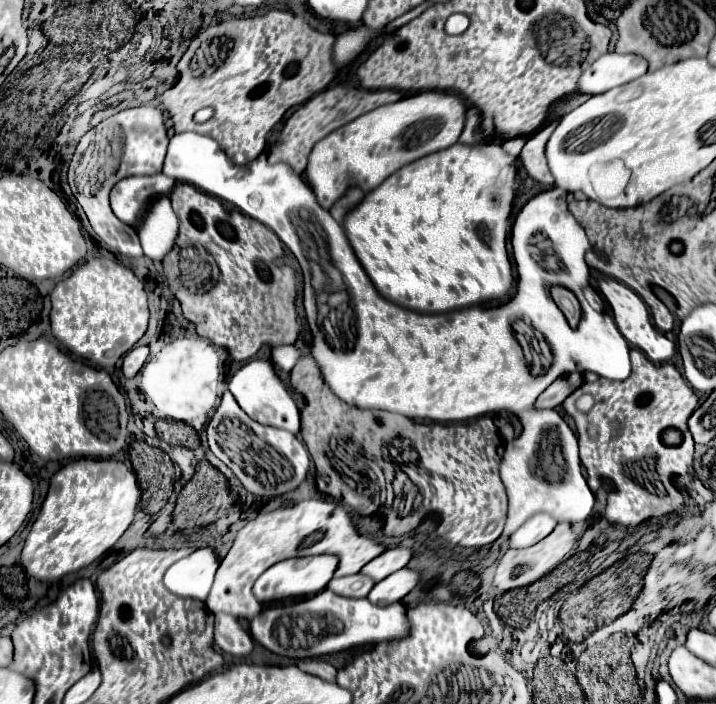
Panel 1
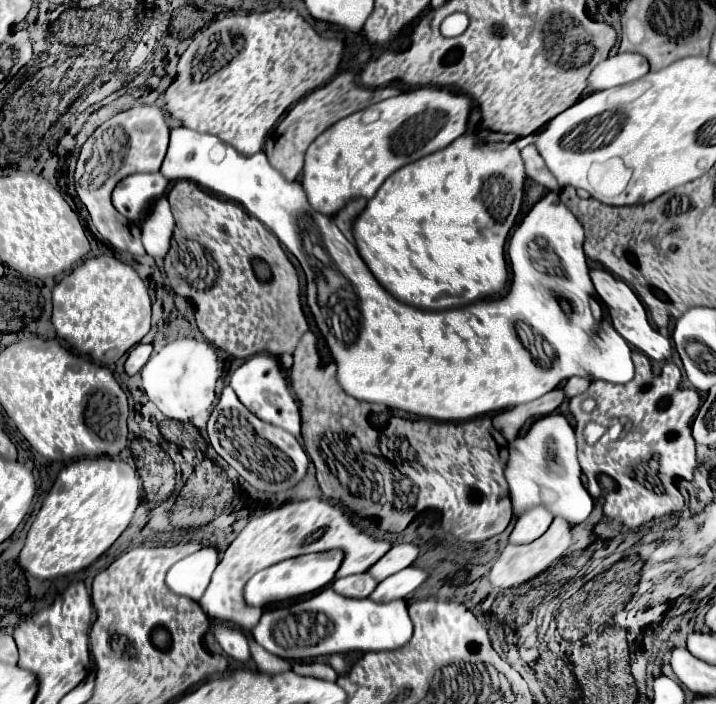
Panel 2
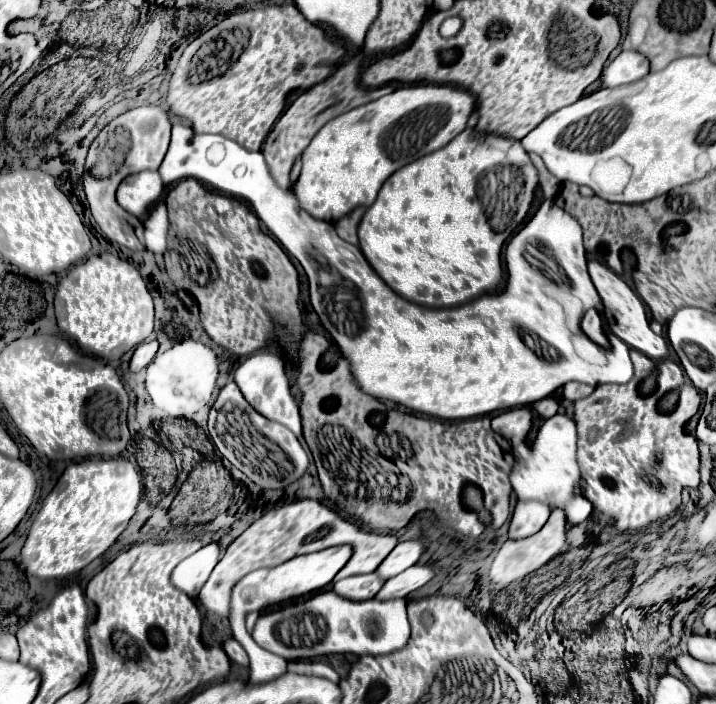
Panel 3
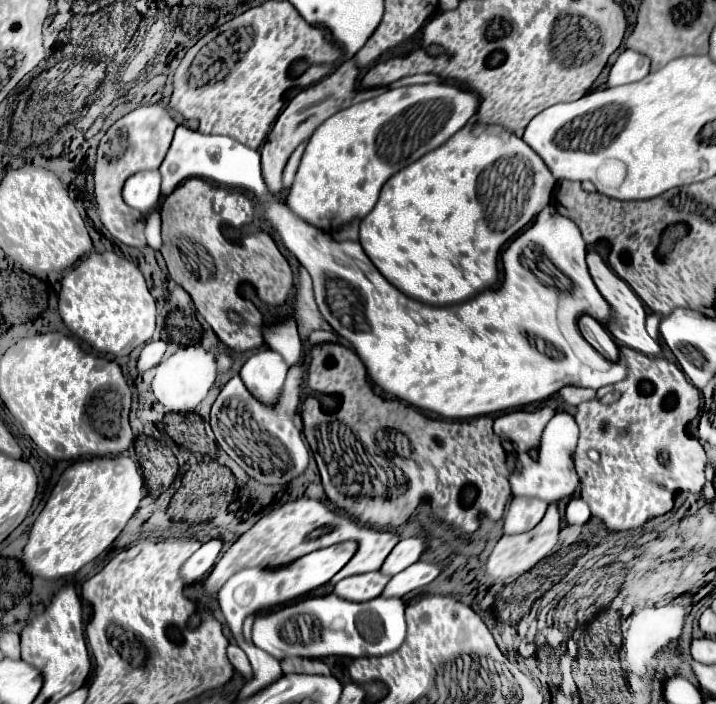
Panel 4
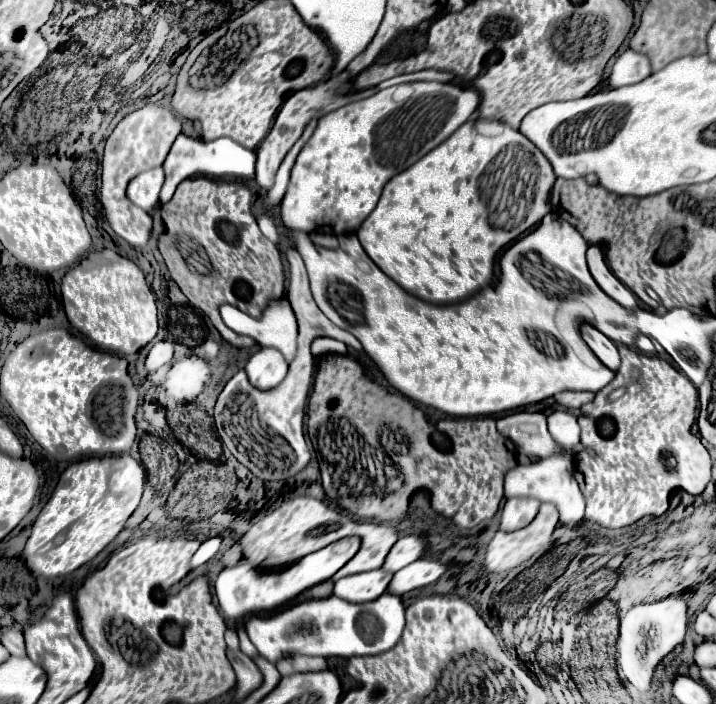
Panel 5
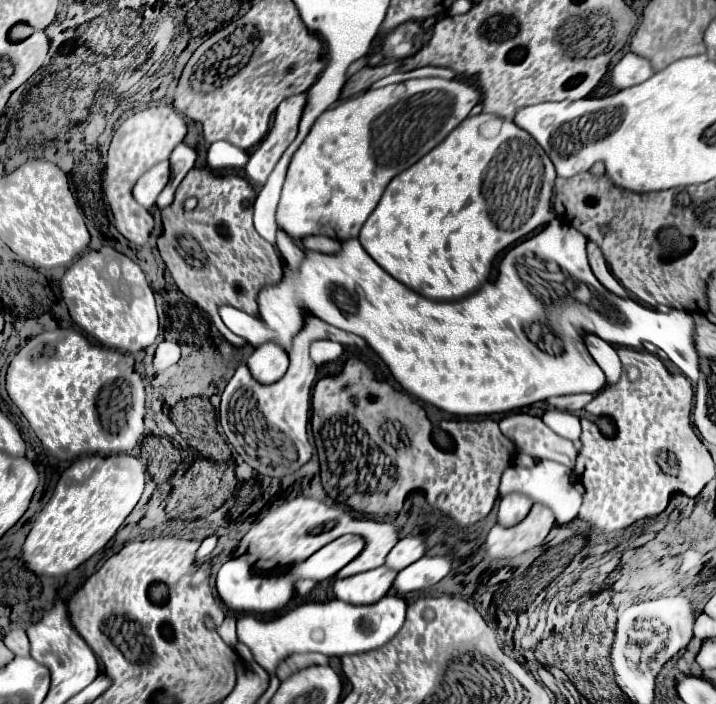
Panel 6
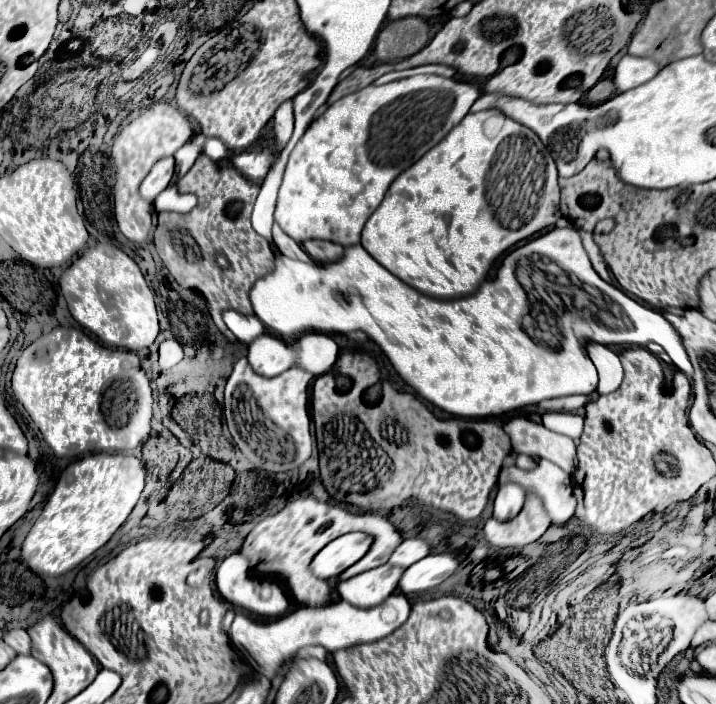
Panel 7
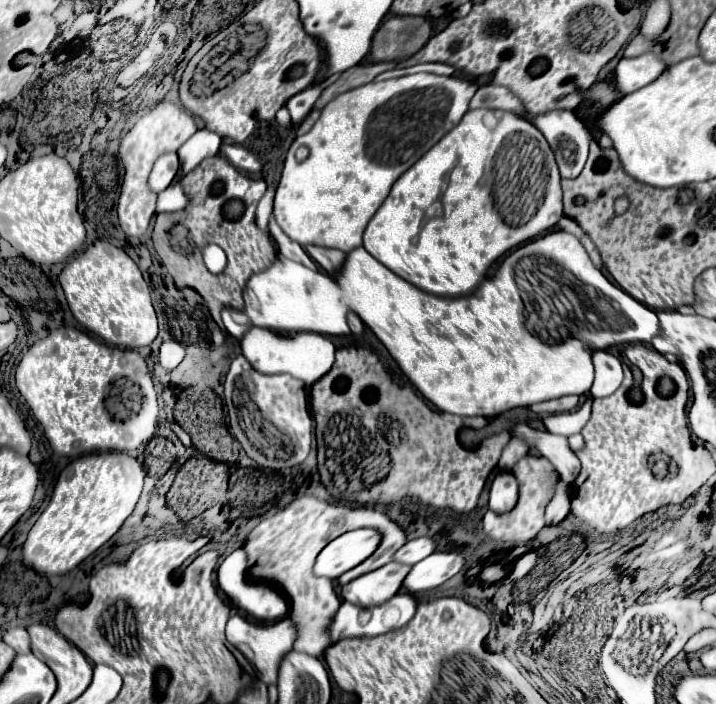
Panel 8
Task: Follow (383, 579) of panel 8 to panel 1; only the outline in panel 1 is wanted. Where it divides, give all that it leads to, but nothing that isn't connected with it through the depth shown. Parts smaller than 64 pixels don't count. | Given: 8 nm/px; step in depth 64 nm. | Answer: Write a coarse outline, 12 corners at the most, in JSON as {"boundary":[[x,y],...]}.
{"boundary":[[364,574],[332,578],[340,596],[364,598],[376,582]]}

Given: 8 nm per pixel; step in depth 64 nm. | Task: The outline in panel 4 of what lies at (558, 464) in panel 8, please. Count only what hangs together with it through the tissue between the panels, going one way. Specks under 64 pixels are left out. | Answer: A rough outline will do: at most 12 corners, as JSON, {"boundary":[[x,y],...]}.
{"boundary":[[508,412],[494,420],[494,432],[522,452],[538,450],[544,426],[554,416]]}

